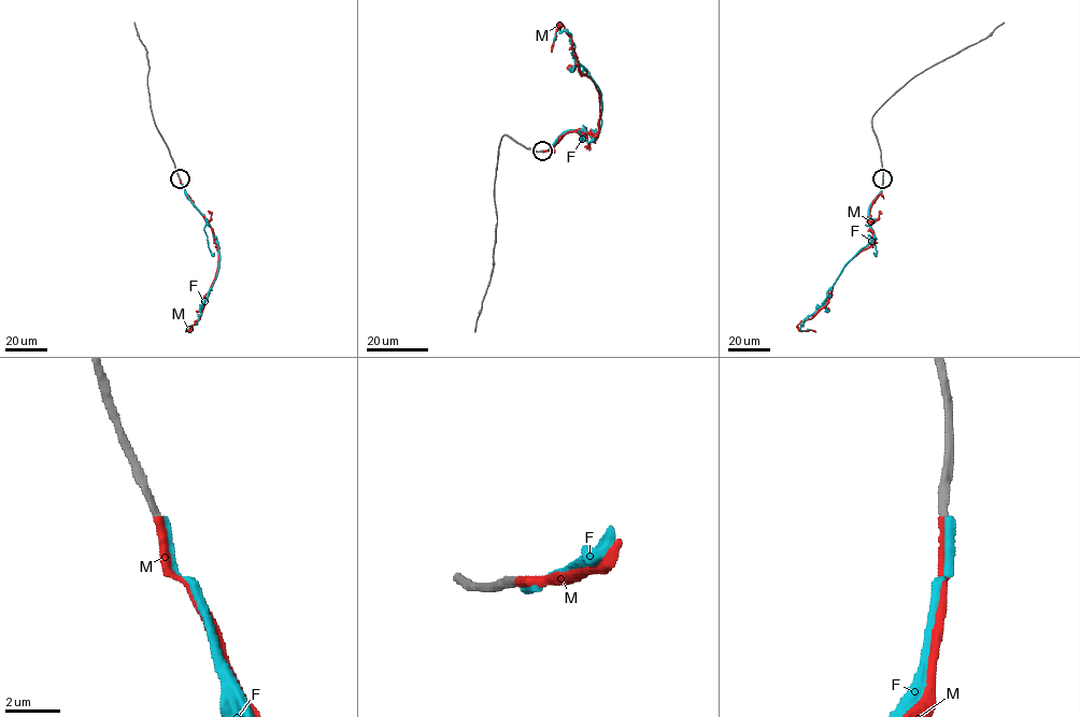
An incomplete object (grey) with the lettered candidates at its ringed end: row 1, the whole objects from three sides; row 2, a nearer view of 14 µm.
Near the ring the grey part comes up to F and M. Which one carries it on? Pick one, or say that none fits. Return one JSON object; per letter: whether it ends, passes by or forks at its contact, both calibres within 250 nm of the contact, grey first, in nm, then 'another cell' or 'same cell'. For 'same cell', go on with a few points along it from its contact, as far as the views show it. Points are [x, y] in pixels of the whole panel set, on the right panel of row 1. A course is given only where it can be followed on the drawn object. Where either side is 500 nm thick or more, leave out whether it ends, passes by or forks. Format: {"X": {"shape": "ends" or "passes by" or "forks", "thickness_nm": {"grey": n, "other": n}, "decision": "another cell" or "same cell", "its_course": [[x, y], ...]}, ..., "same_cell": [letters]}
{"F": {"shape": "ends", "thickness_nm": {"grey": 280, "other": 340}, "decision": "another cell"}, "M": {"shape": "ends", "thickness_nm": {"grey": 280, "other": 320}, "decision": "same cell", "its_course": [[882, 178], [881, 192], [869, 213], [874, 242], [843, 268], [833, 285], [828, 301], [796, 327], [815, 331]]}, "same_cell": ["M"]}

